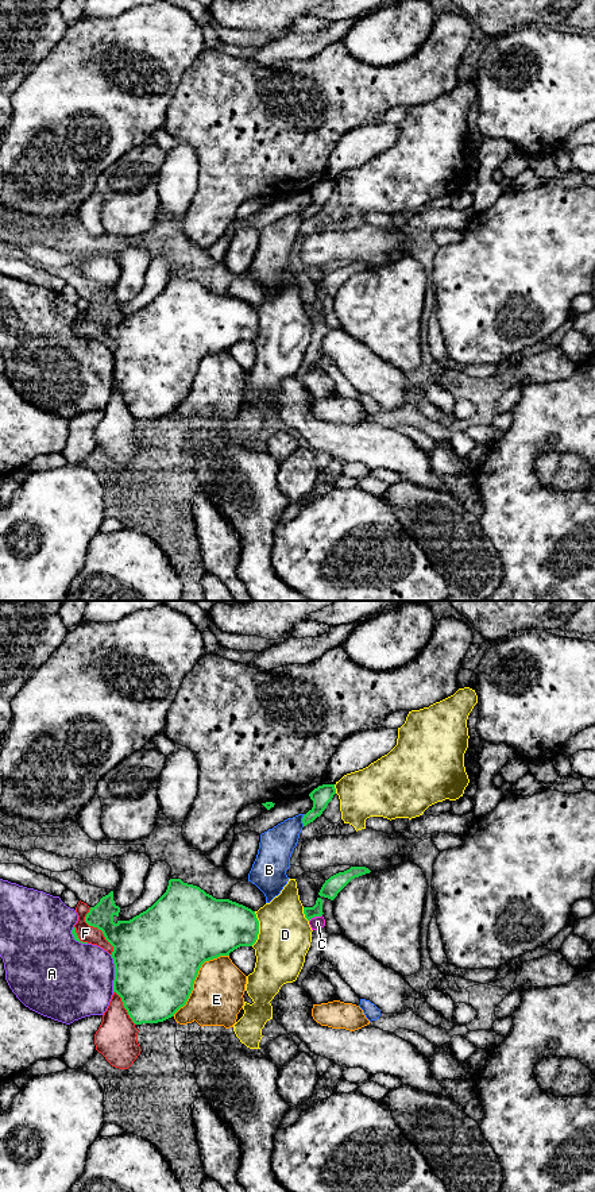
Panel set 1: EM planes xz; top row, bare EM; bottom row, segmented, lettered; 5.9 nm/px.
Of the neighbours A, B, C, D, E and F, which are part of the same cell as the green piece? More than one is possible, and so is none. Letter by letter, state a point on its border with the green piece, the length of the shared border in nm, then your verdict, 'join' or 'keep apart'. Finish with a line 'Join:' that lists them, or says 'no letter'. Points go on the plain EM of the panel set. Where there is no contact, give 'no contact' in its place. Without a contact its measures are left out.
A: xz (115, 369) | 220 nm | keep apart
B: xz (302, 215) | 70 nm | keep apart
C: xz (315, 311) | 90 nm | keep apart
D: xz (258, 324) | 200 nm | keep apart
E: xz (196, 371) | 500 nm | keep apart
F: xz (99, 324) | 320 nm | keep apart
Join: no letter

